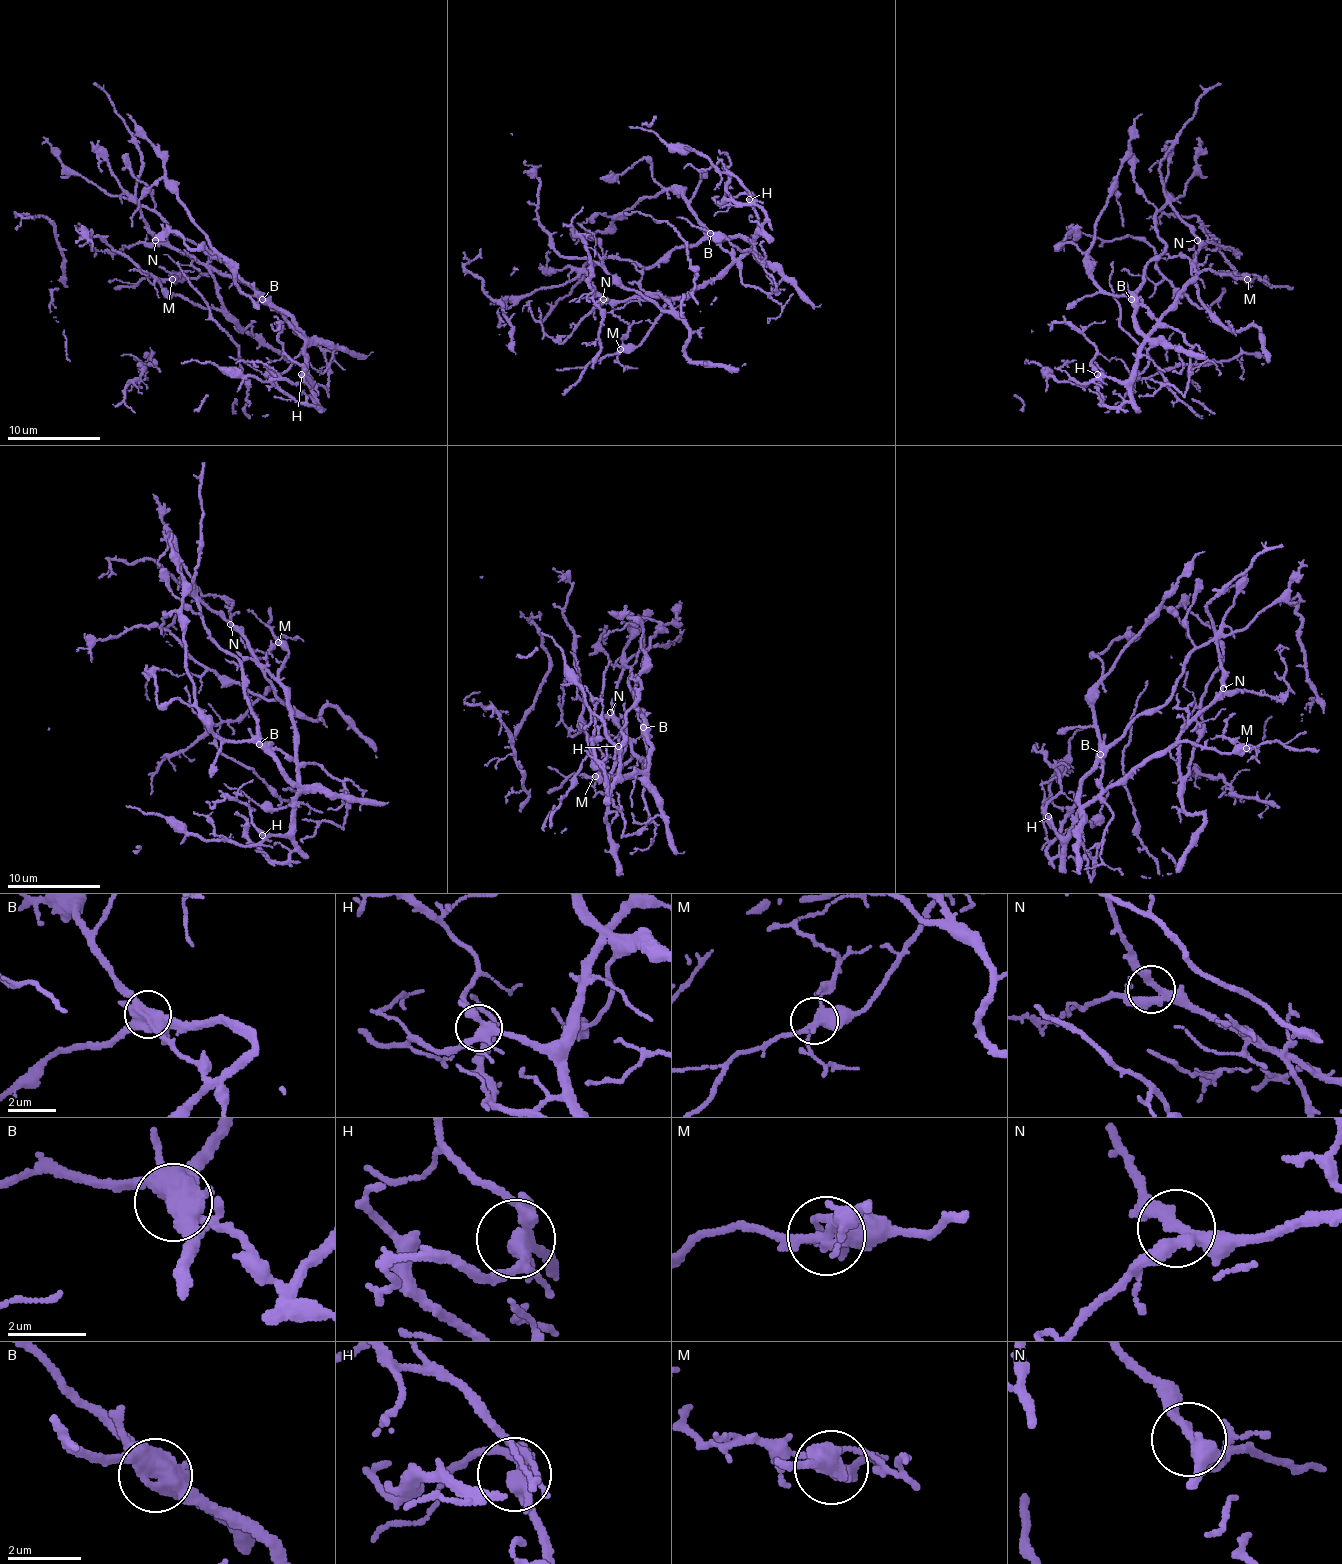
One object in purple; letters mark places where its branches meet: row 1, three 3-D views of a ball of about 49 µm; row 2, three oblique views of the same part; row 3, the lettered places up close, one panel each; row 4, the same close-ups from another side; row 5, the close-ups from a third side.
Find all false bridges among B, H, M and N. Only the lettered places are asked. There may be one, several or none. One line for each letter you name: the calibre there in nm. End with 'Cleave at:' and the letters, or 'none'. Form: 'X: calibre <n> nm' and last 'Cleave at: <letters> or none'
B: calibre 500 nm
M: calibre 360 nm
Cleave at: B, M

